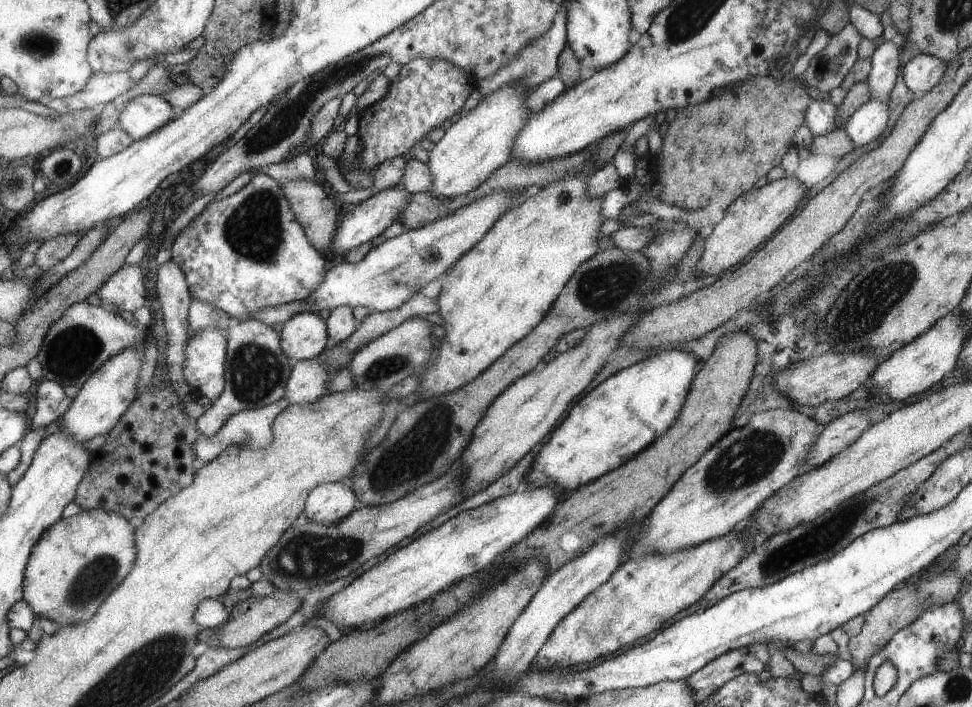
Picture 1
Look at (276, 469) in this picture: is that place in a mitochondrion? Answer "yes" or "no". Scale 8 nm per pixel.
no

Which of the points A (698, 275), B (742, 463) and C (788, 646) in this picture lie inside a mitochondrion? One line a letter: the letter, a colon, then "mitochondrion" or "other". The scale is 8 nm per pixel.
A: other
B: mitochondrion
C: other

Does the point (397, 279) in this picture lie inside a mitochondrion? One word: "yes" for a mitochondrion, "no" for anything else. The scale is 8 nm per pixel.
yes

